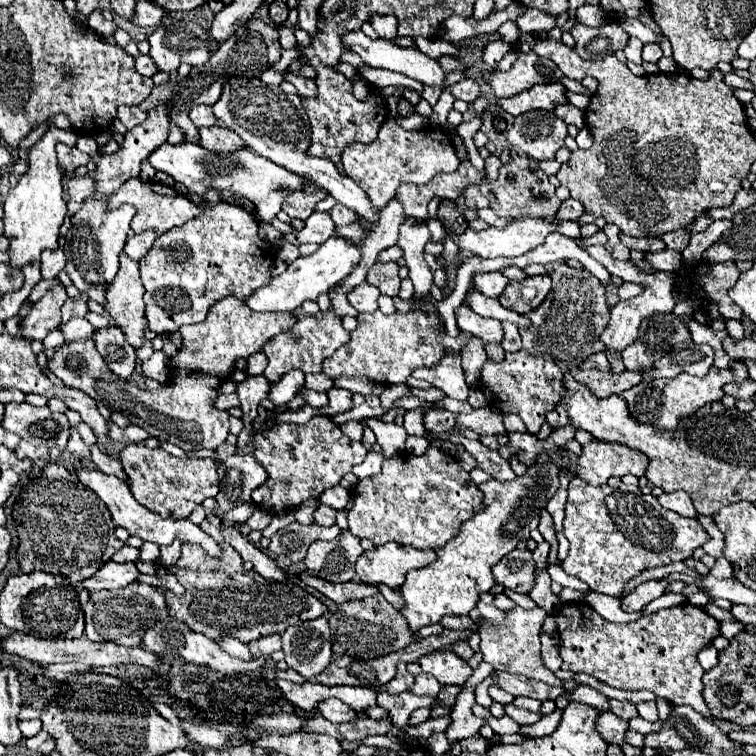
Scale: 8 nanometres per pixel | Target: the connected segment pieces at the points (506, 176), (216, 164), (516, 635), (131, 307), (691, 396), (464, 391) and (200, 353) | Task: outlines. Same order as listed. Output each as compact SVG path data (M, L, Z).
M518 156L500 168L500 176L496 182L480 184L480 192L490 200L490 208L500 218L520 220L520 218L554 218L562 200L554 194L554 186L548 180L536 160L528 156Z
M186 142L176 144L176 146L164 144L164 146L158 146L148 156L148 162L156 170L170 174L176 182L182 182L184 186L188 186L192 194L200 194L208 188L216 188L218 192L230 190L230 192L236 192L236 194L248 198L256 206L256 210L264 222L270 222L280 212L280 204L284 200L284 196L280 194L282 186L300 190L302 184L306 182L306 178L292 174L292 172L284 170L282 166L276 166L272 160L258 156L248 148L242 148L232 154L214 154L214 152L204 150L200 144L186 144Z
M478 602L478 610L484 616L484 624L480 628L480 652L484 656L484 662L488 662L494 670L506 670L514 674L522 674L528 678L536 678L540 682L546 682L548 686L562 686L562 680L558 680L540 658L540 626L548 618L548 612L540 606L532 610L514 608L514 610L498 610L494 606L488 606L484 602Z
M124 252L120 254L120 270L114 282L106 290L106 312L122 328L126 342L134 348L142 344L144 318L144 286L140 280L138 264L132 262Z
M736 360L730 364L730 368L716 368L712 366L712 370L702 376L690 376L690 374L678 374L676 378L658 378L658 380L642 380L638 386L626 390L622 394L622 398L628 402L630 412L642 420L642 422L652 422L654 426L660 426L662 430L674 430L678 420L696 412L698 408L702 408L708 402L720 400L722 398L722 386L728 382L744 382L748 380L748 370L746 364L742 360Z
M448 352L442 358L442 362L436 364L434 368L424 368L422 372L414 372L412 376L430 382L450 398L456 400L468 398L468 386L464 382L464 370L460 366L460 354L456 352Z
M222 298L208 310L204 322L182 326L178 330L182 336L182 348L170 358L168 382L158 390L140 390L136 386L126 386L120 378L94 378L94 364L106 362L96 352L92 340L66 342L48 366L68 388L82 390L96 402L102 402L108 410L124 414L132 424L138 424L160 442L172 442L180 448L184 448L186 444L202 444L204 448L214 450L224 444L229 435L229 412L214 408L214 402L220 396L220 386L224 382L222 376L230 376L234 372L238 358L250 358L254 352L262 350L264 342L288 330L288 326L292 326L292 320L296 322L294 312L254 312L238 298Z

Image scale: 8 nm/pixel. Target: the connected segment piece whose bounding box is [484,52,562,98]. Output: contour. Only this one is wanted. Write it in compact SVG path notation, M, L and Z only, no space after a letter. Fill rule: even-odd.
M526 52L526 54L518 54L518 60L512 64L512 68L508 72L492 72L488 76L484 72L484 78L490 82L490 86L494 88L498 98L510 98L514 94L520 94L522 90L532 88L534 84L556 82L556 80L562 78L562 72L558 70L558 66L550 58L542 58L542 56L534 54L534 52Z

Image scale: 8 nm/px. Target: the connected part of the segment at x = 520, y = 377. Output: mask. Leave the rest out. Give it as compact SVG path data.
M520 350L514 354L506 354L502 364L488 360L482 368L480 390L488 398L490 408L500 410L502 414L518 414L526 424L528 432L536 434L544 424L548 410L556 406L554 402L560 402L560 390L564 396L564 382L560 382L560 376L562 370L554 362L530 356L526 350Z

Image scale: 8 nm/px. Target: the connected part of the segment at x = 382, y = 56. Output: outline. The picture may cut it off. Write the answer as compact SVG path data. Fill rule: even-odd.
M360 30L342 36L342 42L350 46L350 50L356 52L368 66L400 72L408 78L422 82L424 86L444 88L446 72L438 66L436 60L428 58L418 48L402 48L388 40L370 40Z

